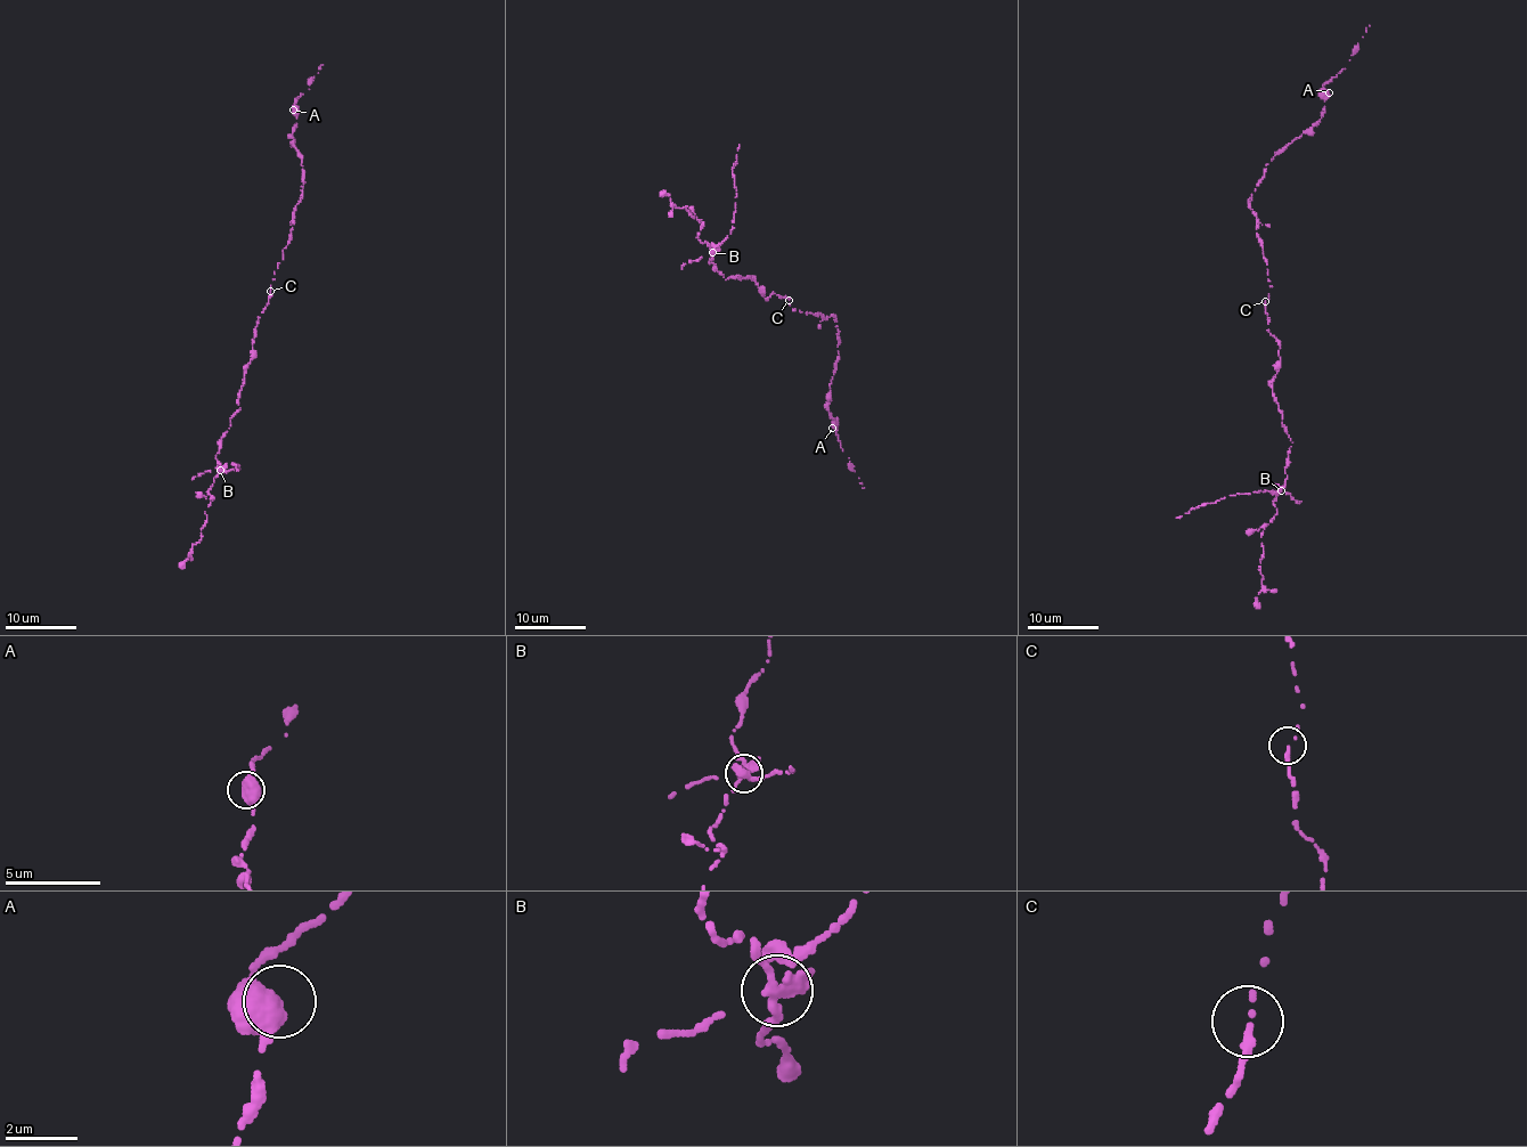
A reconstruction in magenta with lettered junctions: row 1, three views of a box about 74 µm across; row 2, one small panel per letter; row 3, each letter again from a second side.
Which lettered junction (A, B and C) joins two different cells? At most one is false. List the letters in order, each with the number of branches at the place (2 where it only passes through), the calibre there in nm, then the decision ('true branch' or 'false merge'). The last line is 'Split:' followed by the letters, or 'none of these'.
A: 3 branches meet; 340 nm thick; true branch
B: 3 branches meet; 320 nm thick; false merge
C: 2 branches meet; 190 nm thick; true branch
Split: B

